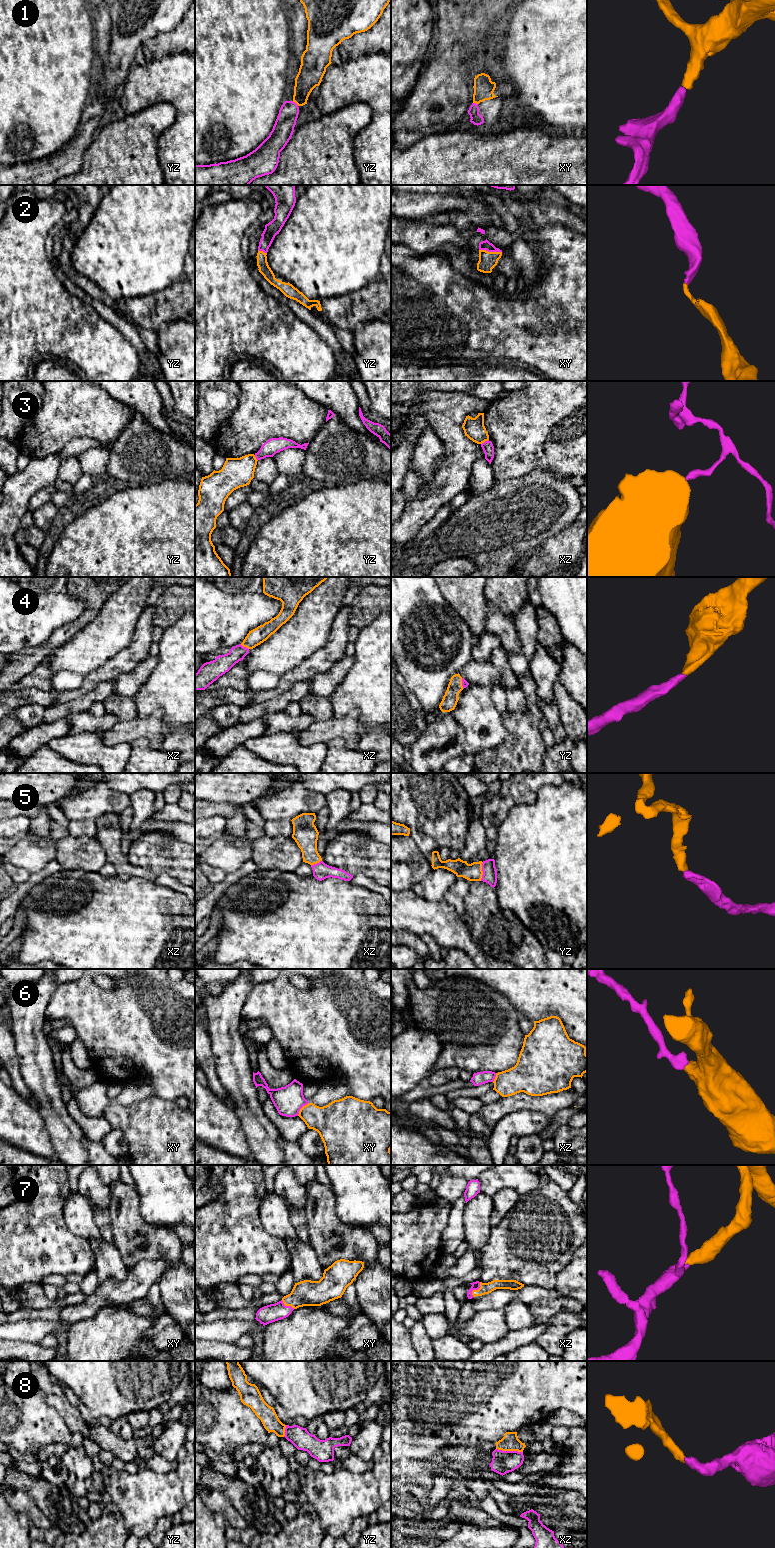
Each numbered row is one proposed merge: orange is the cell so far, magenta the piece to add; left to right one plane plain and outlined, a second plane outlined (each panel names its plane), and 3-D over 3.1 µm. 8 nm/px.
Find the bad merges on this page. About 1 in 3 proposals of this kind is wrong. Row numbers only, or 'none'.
3, 6

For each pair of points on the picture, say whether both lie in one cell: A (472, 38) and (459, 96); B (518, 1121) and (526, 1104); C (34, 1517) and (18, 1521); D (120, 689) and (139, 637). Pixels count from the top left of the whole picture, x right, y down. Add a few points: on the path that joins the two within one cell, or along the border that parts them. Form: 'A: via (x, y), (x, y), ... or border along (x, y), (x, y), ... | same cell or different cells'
A: via (458, 52), (458, 82) | same cell
B: border along (547, 1115), (531, 1110), (515, 1110), (502, 1118) | different cells
C: border along (10, 1505), (16, 1511), (23, 1512), (31, 1522) | different cells
D: border along (144, 658), (129, 672), (121, 673), (114, 680) | different cells

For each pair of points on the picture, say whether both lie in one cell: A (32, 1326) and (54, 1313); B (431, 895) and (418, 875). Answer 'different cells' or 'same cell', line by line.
A: different cells
B: different cells

